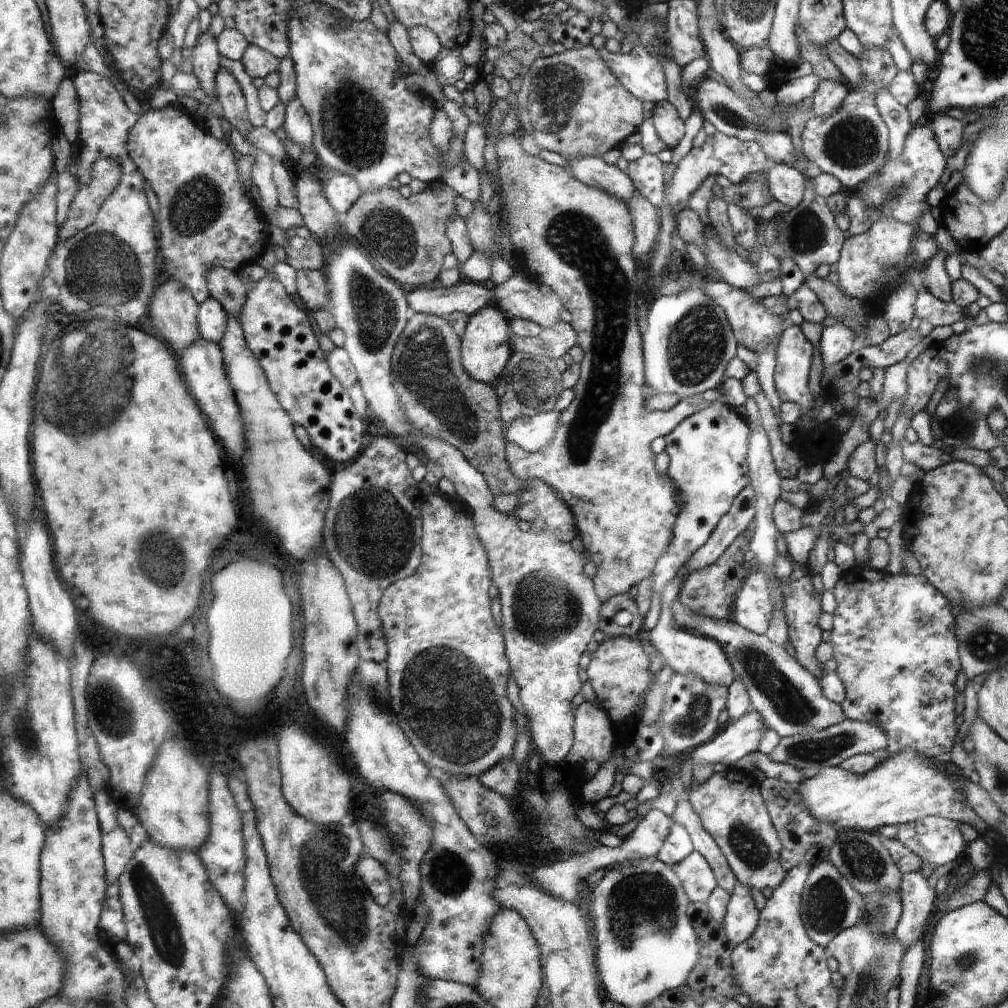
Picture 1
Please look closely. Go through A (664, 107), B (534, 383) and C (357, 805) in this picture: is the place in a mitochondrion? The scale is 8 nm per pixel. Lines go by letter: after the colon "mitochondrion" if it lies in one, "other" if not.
A: other
B: mitochondrion
C: other

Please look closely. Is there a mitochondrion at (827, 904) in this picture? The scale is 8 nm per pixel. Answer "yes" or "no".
yes

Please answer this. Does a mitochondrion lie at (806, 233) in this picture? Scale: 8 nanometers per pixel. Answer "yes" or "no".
yes

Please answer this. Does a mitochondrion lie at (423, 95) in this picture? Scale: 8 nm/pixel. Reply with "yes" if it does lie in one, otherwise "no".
no

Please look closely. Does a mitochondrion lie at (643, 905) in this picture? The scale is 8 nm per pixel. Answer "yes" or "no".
yes

